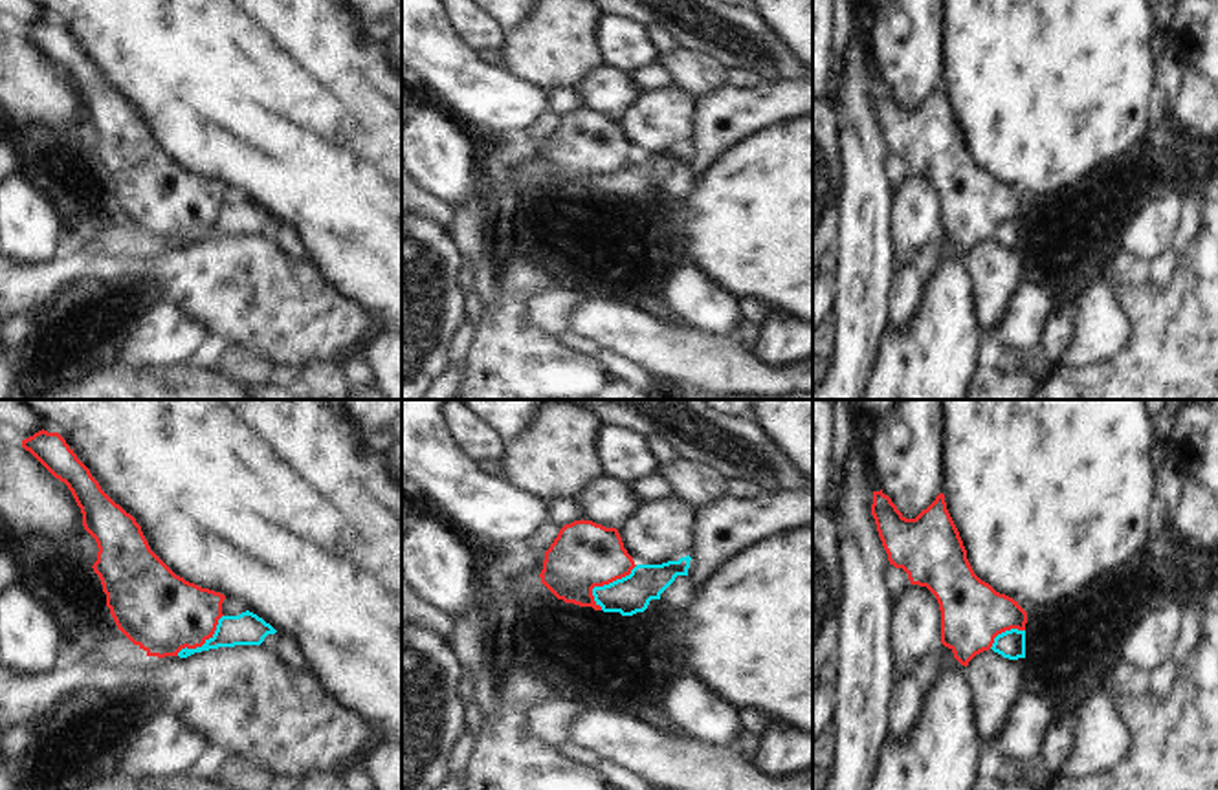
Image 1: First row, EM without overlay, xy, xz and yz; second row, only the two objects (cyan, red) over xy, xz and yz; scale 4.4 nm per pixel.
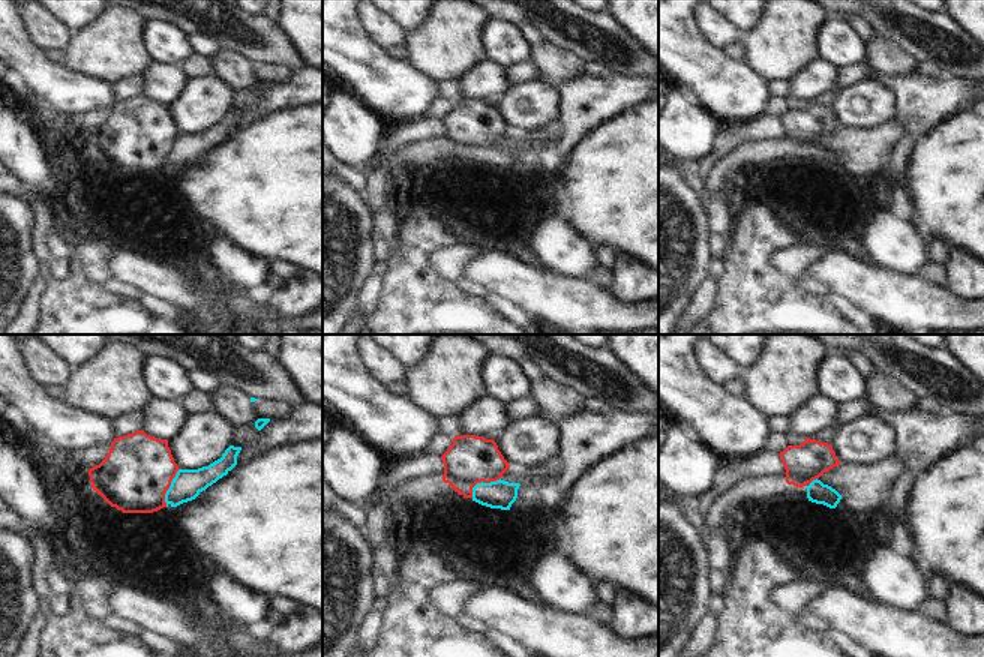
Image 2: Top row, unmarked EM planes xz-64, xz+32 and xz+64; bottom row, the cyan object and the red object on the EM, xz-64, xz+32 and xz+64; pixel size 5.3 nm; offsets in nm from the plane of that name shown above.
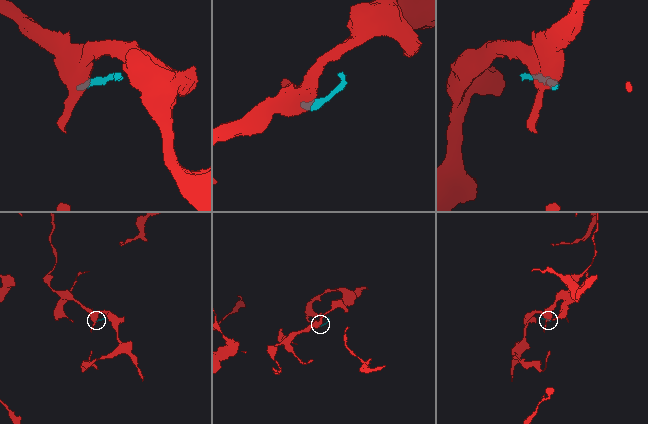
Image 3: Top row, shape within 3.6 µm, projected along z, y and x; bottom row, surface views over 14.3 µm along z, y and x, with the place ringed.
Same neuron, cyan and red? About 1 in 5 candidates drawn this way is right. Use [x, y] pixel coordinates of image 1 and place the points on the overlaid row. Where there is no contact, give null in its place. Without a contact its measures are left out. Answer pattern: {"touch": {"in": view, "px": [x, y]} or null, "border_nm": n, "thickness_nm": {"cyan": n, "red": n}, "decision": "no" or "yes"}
{"touch": {"in": "xz", "px": [604, 585]}, "border_nm": 260, "thickness_nm": {"cyan": 170, "red": 280}, "decision": "no"}

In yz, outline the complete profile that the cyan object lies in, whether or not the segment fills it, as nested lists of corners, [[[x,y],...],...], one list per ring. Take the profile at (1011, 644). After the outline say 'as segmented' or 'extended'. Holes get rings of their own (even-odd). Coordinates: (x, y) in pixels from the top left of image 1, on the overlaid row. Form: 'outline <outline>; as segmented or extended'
outline [[[1011,629],[998,634],[991,649],[1009,660],[1025,658],[1025,631]]]; as segmented

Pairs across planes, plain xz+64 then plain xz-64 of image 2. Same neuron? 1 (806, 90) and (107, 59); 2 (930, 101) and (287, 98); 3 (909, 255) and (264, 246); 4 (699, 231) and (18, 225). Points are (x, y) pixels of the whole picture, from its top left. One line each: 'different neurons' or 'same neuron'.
1: different neurons
2: same neuron
3: different neurons
4: same neuron

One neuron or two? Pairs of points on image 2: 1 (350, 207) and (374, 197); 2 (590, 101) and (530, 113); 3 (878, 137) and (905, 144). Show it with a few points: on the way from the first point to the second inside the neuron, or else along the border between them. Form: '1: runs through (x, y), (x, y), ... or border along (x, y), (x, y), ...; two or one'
1: border along (360, 194), (365, 207), (372, 215); two
2: border along (543, 80), (551, 84), (558, 96), (560, 123); two
3: border along (897, 116), (902, 120), (902, 135), (890, 147); two

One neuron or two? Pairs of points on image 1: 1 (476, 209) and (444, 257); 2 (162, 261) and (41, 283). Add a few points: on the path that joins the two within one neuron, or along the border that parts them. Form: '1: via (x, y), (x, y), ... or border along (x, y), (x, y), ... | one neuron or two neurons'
1: border along (444, 228), (457, 252), (457, 275), (465, 283) | two neurons
2: via (132, 257), (103, 257), (92, 264), (70, 270) | one neuron

